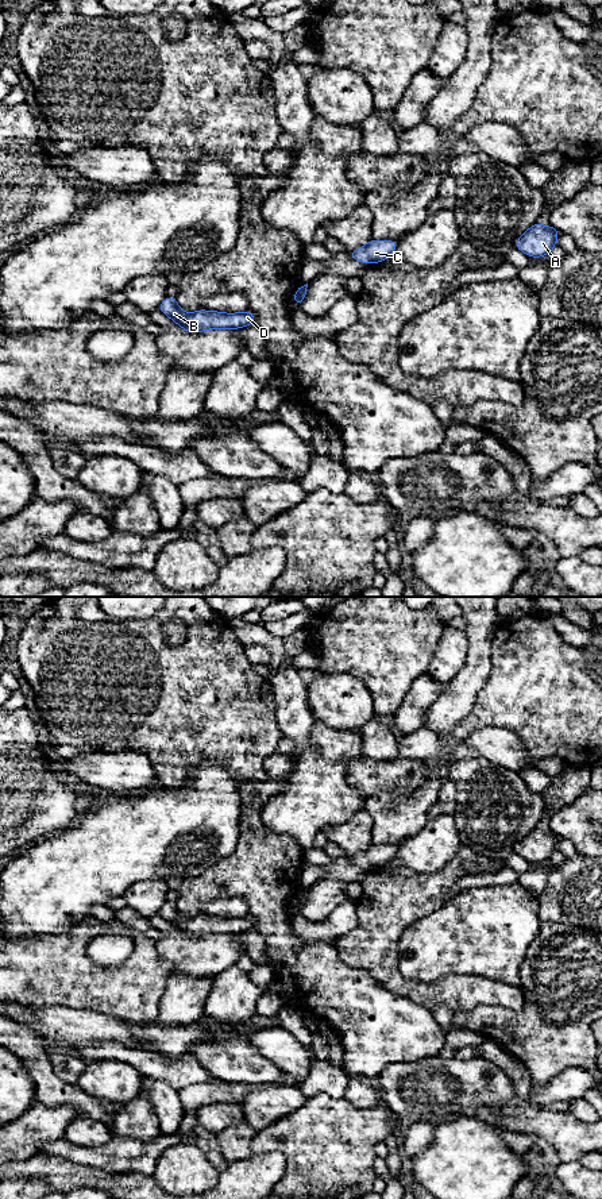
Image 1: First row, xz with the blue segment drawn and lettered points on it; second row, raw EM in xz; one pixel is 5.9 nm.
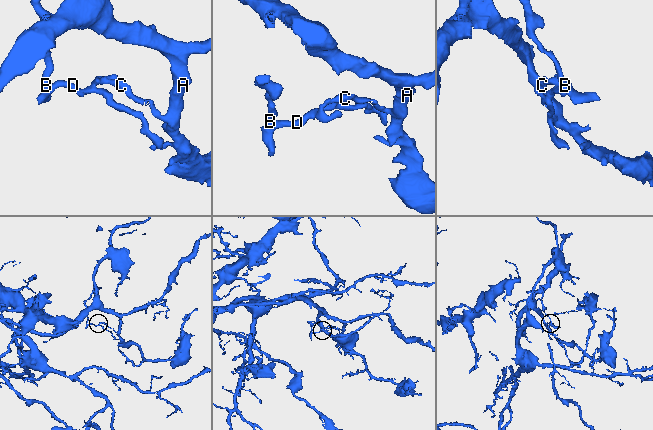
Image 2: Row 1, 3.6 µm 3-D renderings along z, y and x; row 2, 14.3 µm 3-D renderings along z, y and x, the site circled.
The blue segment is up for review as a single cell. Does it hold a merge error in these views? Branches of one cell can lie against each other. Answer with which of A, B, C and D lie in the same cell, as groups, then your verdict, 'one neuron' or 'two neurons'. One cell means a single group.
groups A C / B D; two neurons

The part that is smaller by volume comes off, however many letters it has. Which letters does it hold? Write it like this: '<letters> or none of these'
B, D

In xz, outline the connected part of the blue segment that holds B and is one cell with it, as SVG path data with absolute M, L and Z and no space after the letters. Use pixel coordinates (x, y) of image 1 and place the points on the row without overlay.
M165 902L158 913L170 922L174 929L180 929L186 937L202 937L208 934L239 934L254 928L255 920L250 915L225 918L217 915L198 914L196 917L184 917L175 902Z

